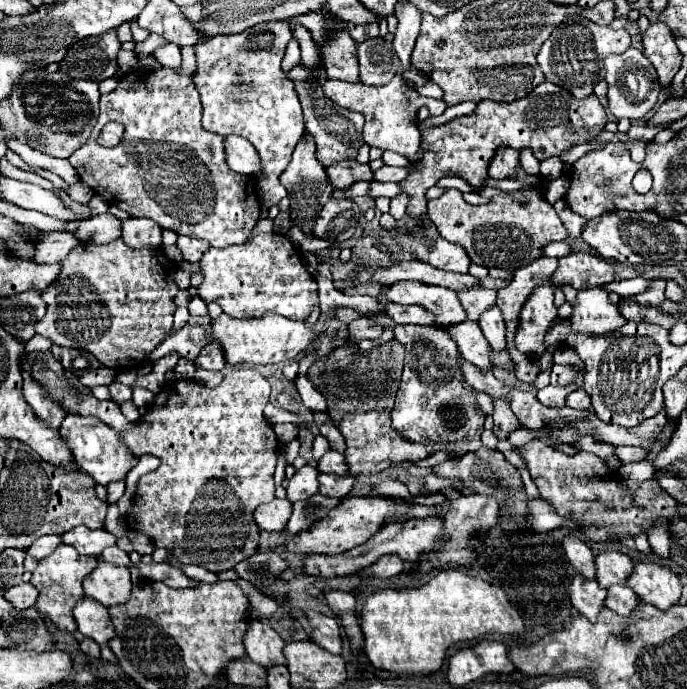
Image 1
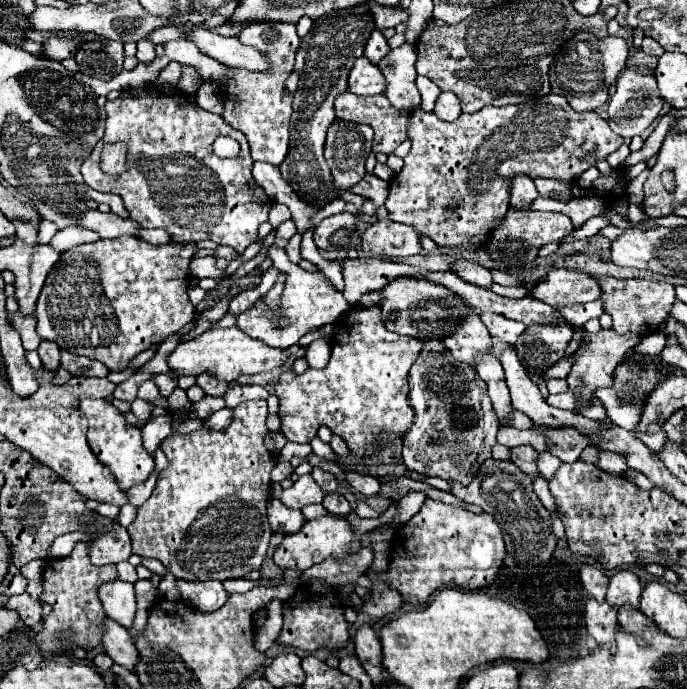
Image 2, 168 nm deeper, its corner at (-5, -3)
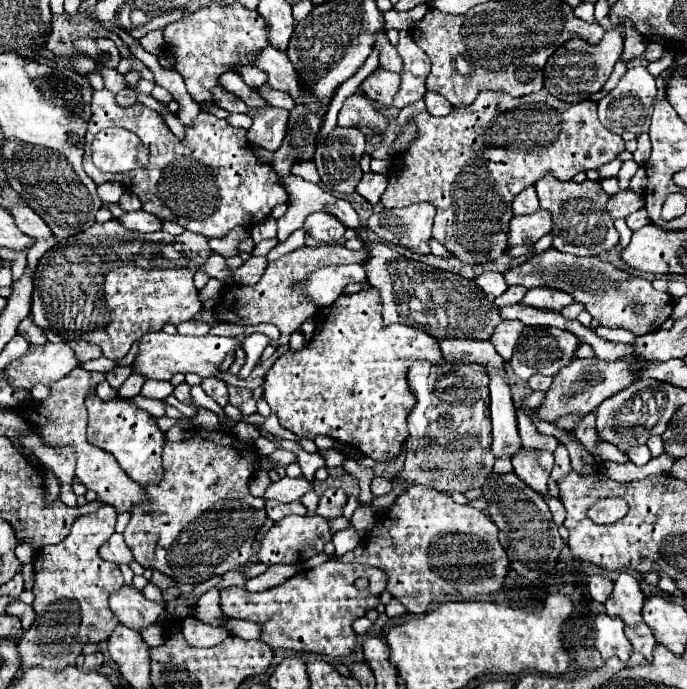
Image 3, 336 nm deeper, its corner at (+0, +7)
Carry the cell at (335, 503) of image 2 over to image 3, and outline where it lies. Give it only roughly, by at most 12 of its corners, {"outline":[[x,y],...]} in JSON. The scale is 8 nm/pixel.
{"outline":[[329,487],[321,495],[317,513],[325,519],[343,515],[345,491]]}

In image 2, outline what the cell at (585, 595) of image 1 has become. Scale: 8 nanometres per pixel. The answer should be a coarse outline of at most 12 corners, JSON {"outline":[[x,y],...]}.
{"outline":[[590,599],[586,629],[598,645],[614,645],[618,609]]}

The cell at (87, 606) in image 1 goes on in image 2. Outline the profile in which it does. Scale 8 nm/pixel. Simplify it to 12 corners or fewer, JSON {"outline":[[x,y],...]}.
{"outline":[[104,621],[106,653],[134,673],[140,655],[128,629]]}

